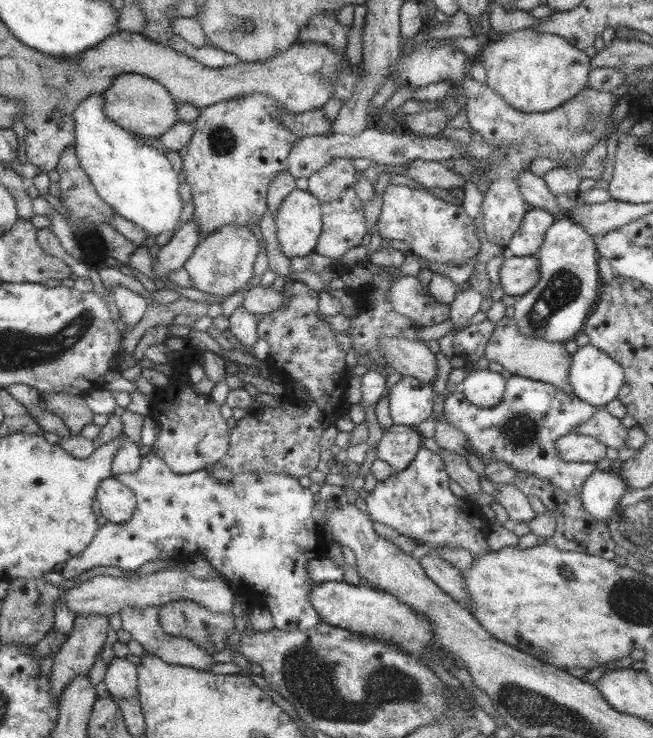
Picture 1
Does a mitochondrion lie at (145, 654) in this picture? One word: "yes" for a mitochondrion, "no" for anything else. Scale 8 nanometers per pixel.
no

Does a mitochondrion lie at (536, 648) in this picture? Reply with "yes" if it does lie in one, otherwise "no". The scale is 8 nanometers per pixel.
yes

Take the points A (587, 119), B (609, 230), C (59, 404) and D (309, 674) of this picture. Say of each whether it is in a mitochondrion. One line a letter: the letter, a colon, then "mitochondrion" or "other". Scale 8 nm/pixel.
A: mitochondrion
B: other
C: other
D: mitochondrion

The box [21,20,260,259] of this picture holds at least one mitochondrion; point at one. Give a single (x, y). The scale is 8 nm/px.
(222, 141)

